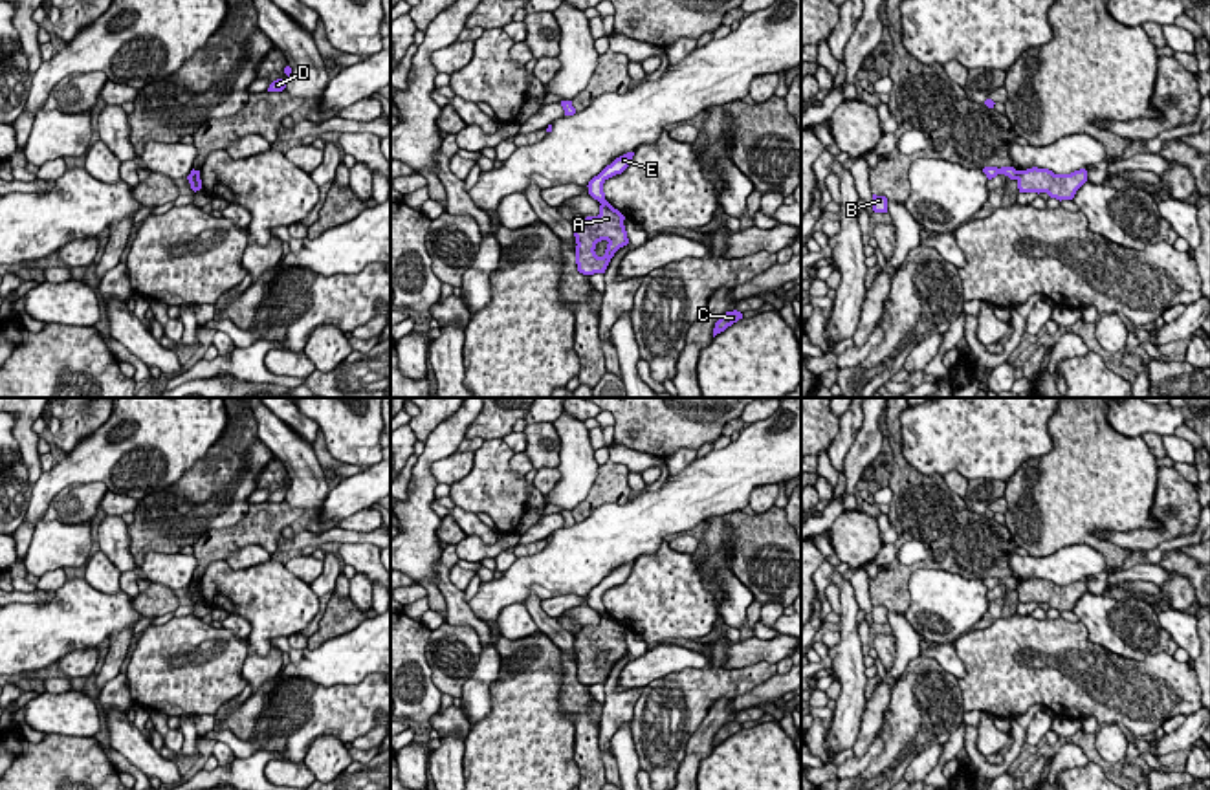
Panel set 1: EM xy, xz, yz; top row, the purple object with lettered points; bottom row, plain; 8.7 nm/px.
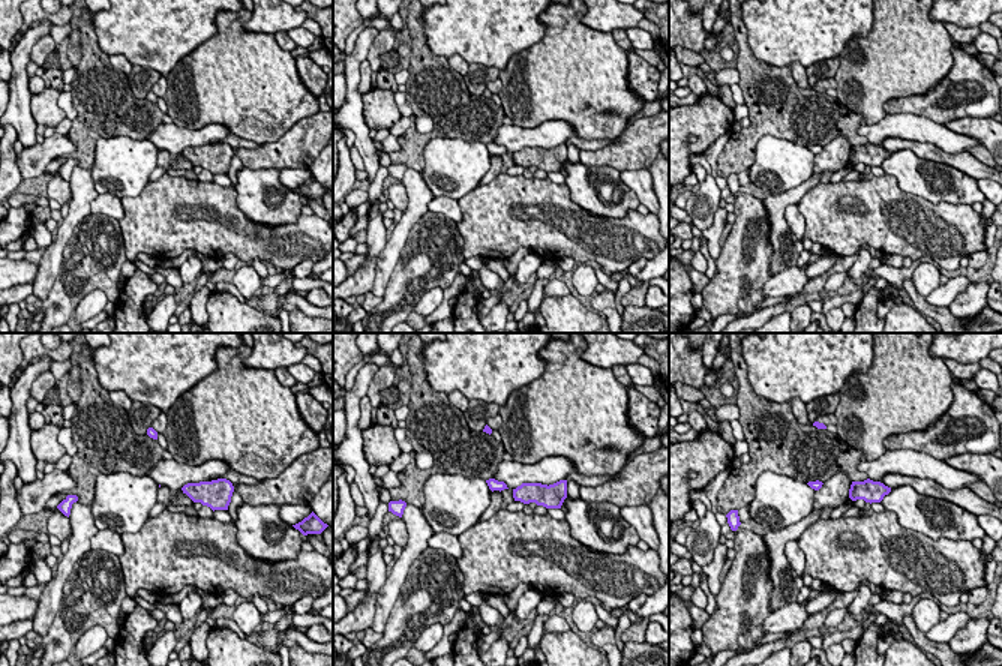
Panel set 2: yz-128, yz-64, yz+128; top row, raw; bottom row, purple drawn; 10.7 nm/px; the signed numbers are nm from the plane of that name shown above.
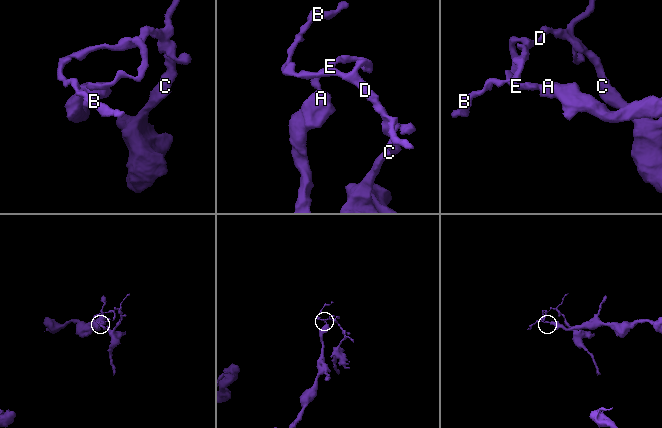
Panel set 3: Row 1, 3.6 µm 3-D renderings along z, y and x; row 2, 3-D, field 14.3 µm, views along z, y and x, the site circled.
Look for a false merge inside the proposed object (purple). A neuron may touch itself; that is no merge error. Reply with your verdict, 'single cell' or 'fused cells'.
fused cells

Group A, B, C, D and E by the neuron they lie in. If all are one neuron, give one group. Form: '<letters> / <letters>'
A / B C D E

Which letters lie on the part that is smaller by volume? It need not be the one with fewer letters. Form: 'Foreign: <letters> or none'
Foreign: B, C, D, E

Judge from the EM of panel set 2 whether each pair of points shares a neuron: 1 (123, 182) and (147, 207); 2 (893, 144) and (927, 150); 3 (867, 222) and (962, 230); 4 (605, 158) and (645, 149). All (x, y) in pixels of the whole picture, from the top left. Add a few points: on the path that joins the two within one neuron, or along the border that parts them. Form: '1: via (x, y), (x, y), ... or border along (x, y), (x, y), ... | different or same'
1: border along (147, 182), (138, 194), (125, 195), (120, 200) | different
2: via (902, 144), (918, 149) | same
3: via (891, 222), (938, 230) | same
4: via (615, 155), (635, 149) | same

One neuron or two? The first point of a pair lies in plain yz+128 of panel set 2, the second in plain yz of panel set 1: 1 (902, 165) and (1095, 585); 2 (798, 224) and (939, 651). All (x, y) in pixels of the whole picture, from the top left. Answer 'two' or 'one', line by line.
1: two
2: one

